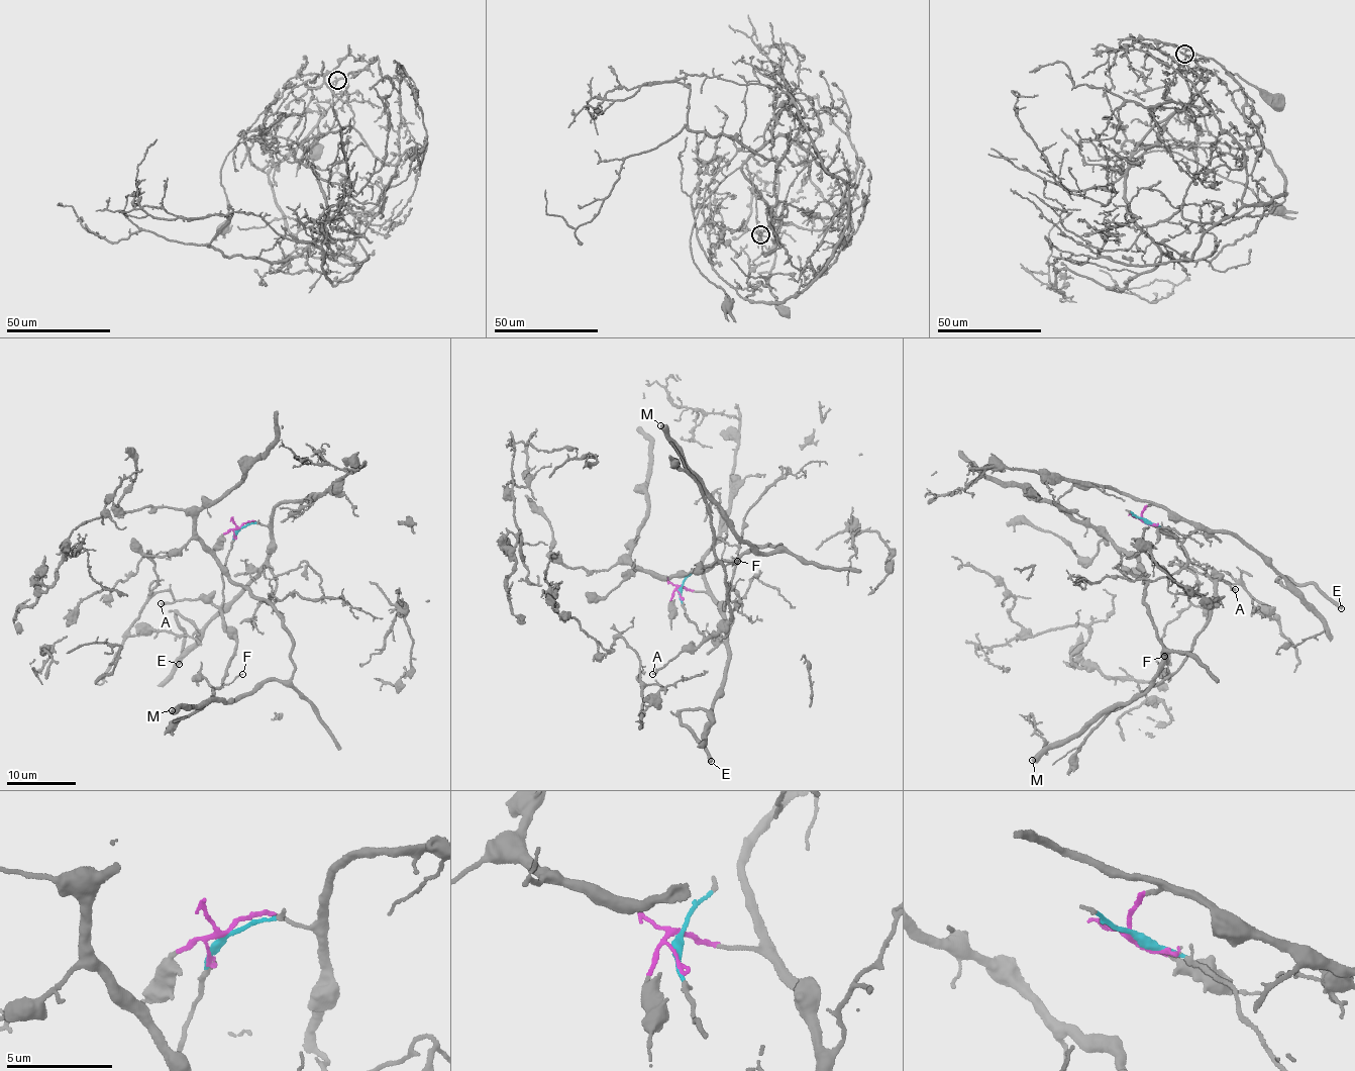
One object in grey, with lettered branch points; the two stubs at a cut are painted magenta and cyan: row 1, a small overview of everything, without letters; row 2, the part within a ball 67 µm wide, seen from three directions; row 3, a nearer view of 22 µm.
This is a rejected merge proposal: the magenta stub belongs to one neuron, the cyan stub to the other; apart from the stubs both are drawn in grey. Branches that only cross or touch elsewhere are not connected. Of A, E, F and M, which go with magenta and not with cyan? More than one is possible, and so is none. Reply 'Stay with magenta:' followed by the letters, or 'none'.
Stay with magenta: E

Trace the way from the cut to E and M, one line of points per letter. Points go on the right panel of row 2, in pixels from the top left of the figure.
E: (1142, 519), (1151, 503), (1210, 528), (1233, 531), (1267, 557), (1285, 587), (1278, 579), (1316, 586), (1342, 608)
M: (1142, 519), (1171, 533), (1188, 561), (1214, 583), (1210, 620), (1173, 673), (1031, 761)

